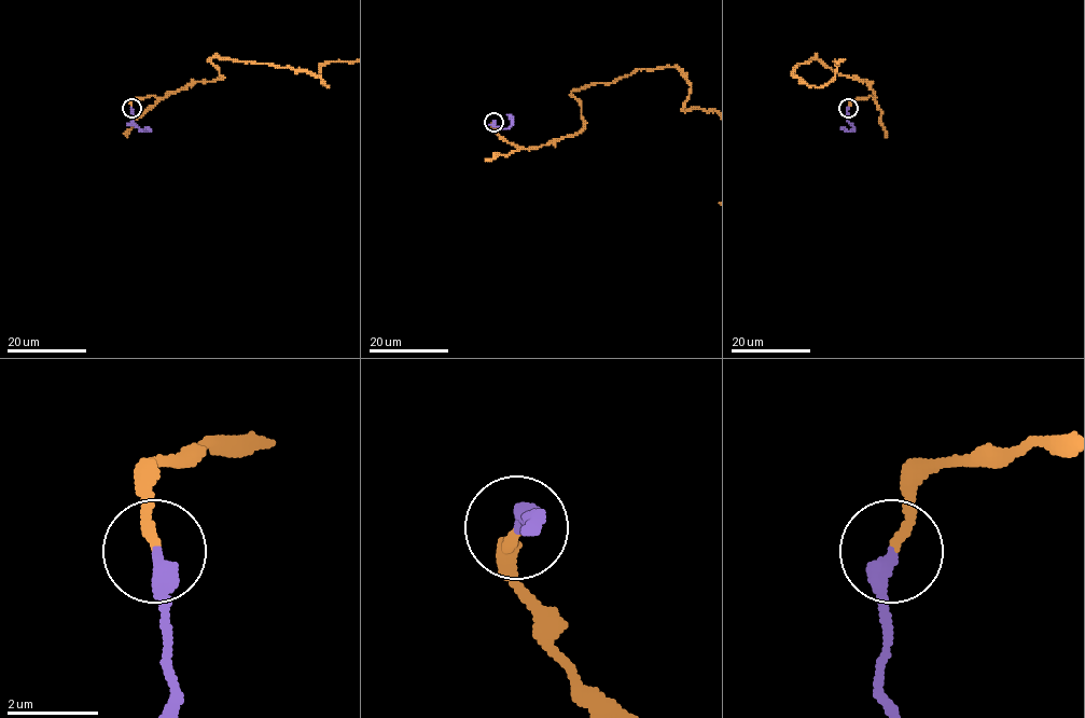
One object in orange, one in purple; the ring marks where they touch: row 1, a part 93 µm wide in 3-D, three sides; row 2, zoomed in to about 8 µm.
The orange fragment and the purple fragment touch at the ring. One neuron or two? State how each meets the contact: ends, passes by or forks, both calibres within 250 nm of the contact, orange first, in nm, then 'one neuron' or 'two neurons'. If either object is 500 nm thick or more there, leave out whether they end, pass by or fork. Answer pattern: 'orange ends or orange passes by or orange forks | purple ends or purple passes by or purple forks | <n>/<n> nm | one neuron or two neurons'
orange ends | purple ends | 200/360 nm | one neuron

